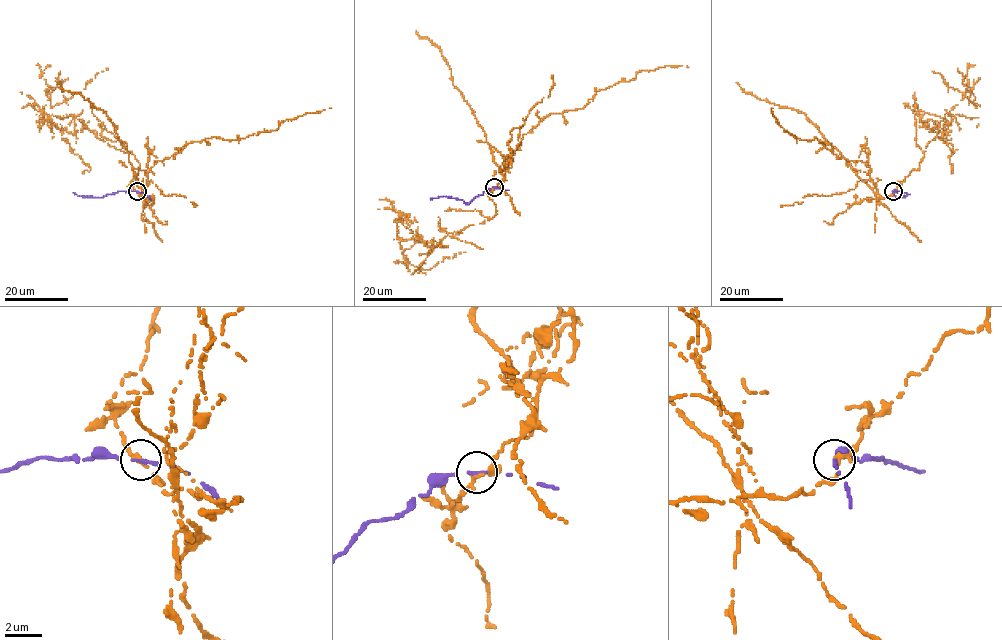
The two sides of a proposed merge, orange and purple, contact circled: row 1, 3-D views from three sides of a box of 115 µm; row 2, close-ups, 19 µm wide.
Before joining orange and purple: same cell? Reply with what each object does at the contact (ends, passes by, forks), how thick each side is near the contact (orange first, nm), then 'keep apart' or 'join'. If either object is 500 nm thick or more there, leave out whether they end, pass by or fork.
orange passes by | purple ends | 200/260 nm | keep apart

